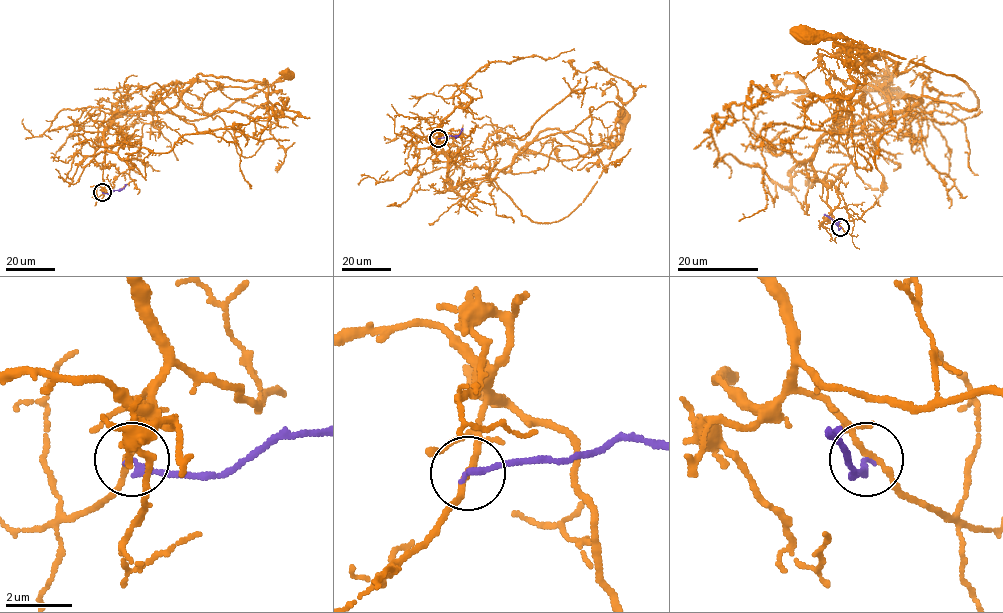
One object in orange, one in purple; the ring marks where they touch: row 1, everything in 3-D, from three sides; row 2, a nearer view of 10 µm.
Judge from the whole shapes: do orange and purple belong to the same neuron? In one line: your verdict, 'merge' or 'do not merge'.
do not merge

